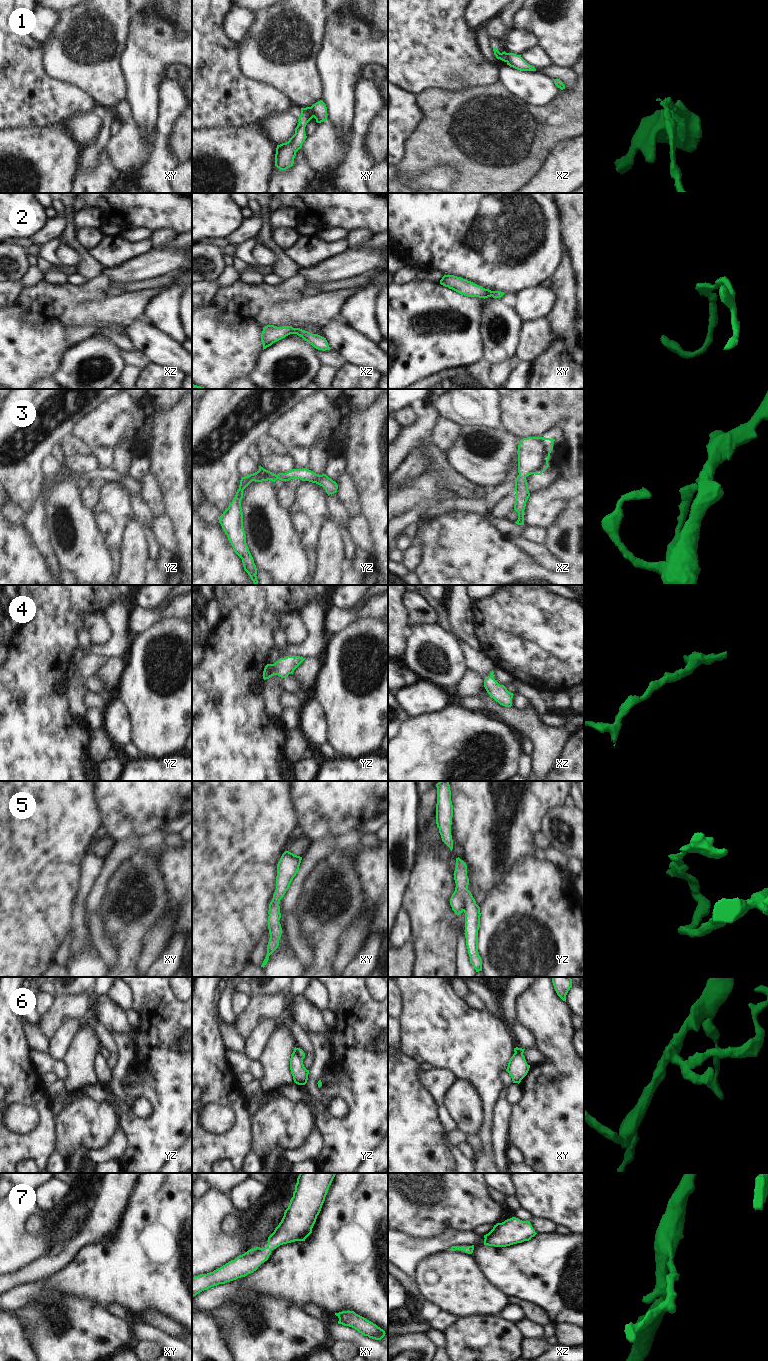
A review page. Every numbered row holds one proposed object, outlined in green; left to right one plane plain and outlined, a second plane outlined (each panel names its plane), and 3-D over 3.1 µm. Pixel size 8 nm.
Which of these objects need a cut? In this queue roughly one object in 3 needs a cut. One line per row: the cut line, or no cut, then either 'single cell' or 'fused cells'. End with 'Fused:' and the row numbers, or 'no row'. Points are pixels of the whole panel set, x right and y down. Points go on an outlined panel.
1: xy (310, 107), (313, 116) | fused cells
2: no cut | single cell
3: no cut | single cell
4: no cut | single cell
5: no cut | single cell
6: yz (295, 1048), (302, 1059) | fused cells
7: no cut | single cell
Fused: 1, 6

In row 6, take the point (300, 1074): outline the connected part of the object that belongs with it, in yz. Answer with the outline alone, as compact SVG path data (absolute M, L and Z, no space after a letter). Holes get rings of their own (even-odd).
M296 1047L291 1054L290 1070L296 1084L305 1085L307 1083L309 1070L304 1067L303 1059L297 1054Z

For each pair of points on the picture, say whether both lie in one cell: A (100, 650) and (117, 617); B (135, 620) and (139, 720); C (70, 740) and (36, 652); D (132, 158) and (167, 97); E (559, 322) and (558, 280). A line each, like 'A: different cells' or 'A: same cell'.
A: same cell
B: different cells
C: same cell
D: different cells
E: same cell

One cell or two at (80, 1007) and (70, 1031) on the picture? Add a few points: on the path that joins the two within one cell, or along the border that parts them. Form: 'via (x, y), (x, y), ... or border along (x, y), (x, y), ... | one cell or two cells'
border along (79, 1025), (67, 1018), (54, 1034) | two cells

